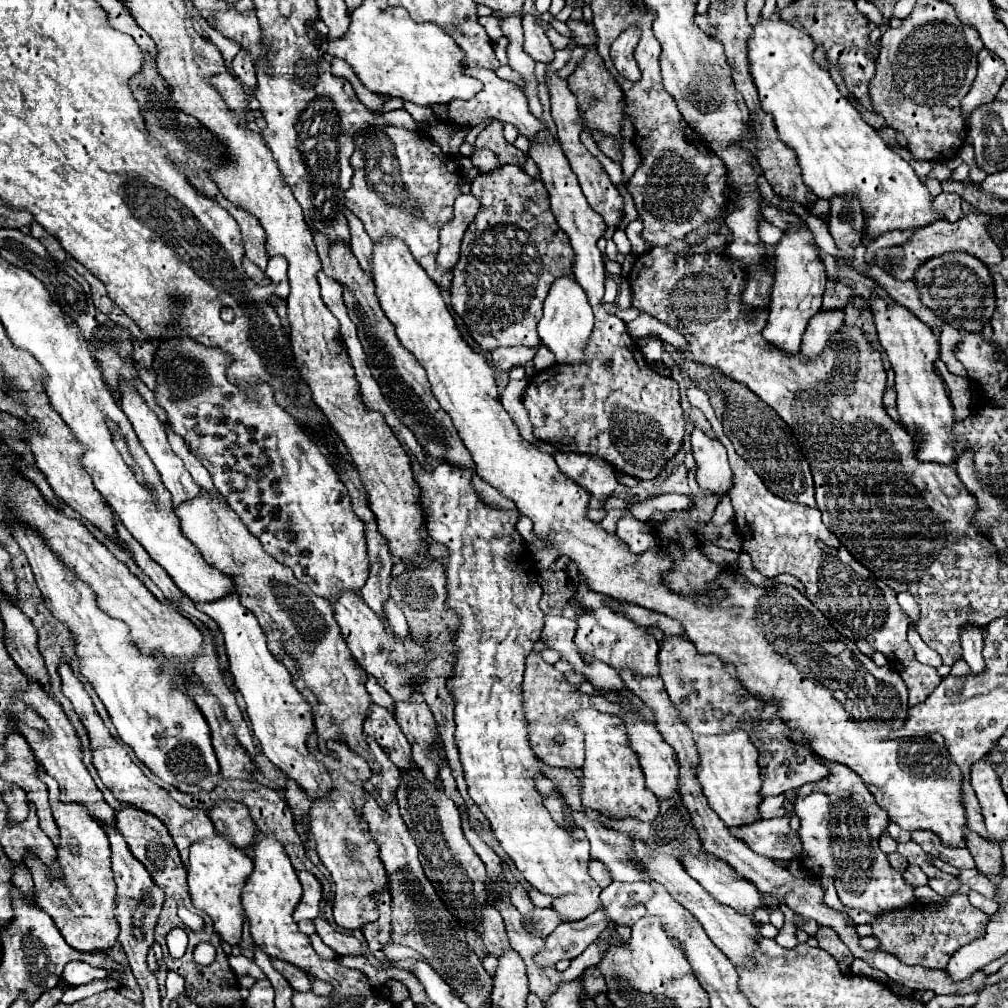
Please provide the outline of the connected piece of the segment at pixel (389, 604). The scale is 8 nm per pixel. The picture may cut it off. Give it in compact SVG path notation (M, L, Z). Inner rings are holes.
M393 599L385 601L385 613L387 613L387 619L391 623L391 629L397 637L405 637L409 633L409 627L407 627L407 621L403 611L397 607L397 603L393 603Z

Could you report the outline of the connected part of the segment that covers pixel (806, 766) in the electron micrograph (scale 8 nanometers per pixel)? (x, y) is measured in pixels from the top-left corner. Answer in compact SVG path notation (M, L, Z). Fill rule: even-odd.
M665 637L659 651L659 667L673 705L679 709L683 723L695 735L723 735L733 729L741 729L749 735L751 743L761 751L759 767L763 797L781 795L789 789L799 789L805 783L817 783L829 775L825 761L809 747L809 743L805 743L805 739L801 739L801 731L785 727L773 703L761 703L761 699L753 699L753 695L741 687L741 679L737 679L731 663L727 667L727 663L721 663L715 655L697 653L689 639Z

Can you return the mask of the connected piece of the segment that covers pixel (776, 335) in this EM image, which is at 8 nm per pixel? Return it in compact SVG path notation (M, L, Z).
M793 225L783 231L781 241L775 245L777 253L777 283L773 283L773 303L769 305L769 321L763 331L765 339L795 355L801 345L801 337L809 319L821 309L821 299L825 291L825 265L821 261L821 251L813 239L813 233L805 225Z

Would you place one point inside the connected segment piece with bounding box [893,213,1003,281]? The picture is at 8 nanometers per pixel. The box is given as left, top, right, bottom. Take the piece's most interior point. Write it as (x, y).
(970, 234)

